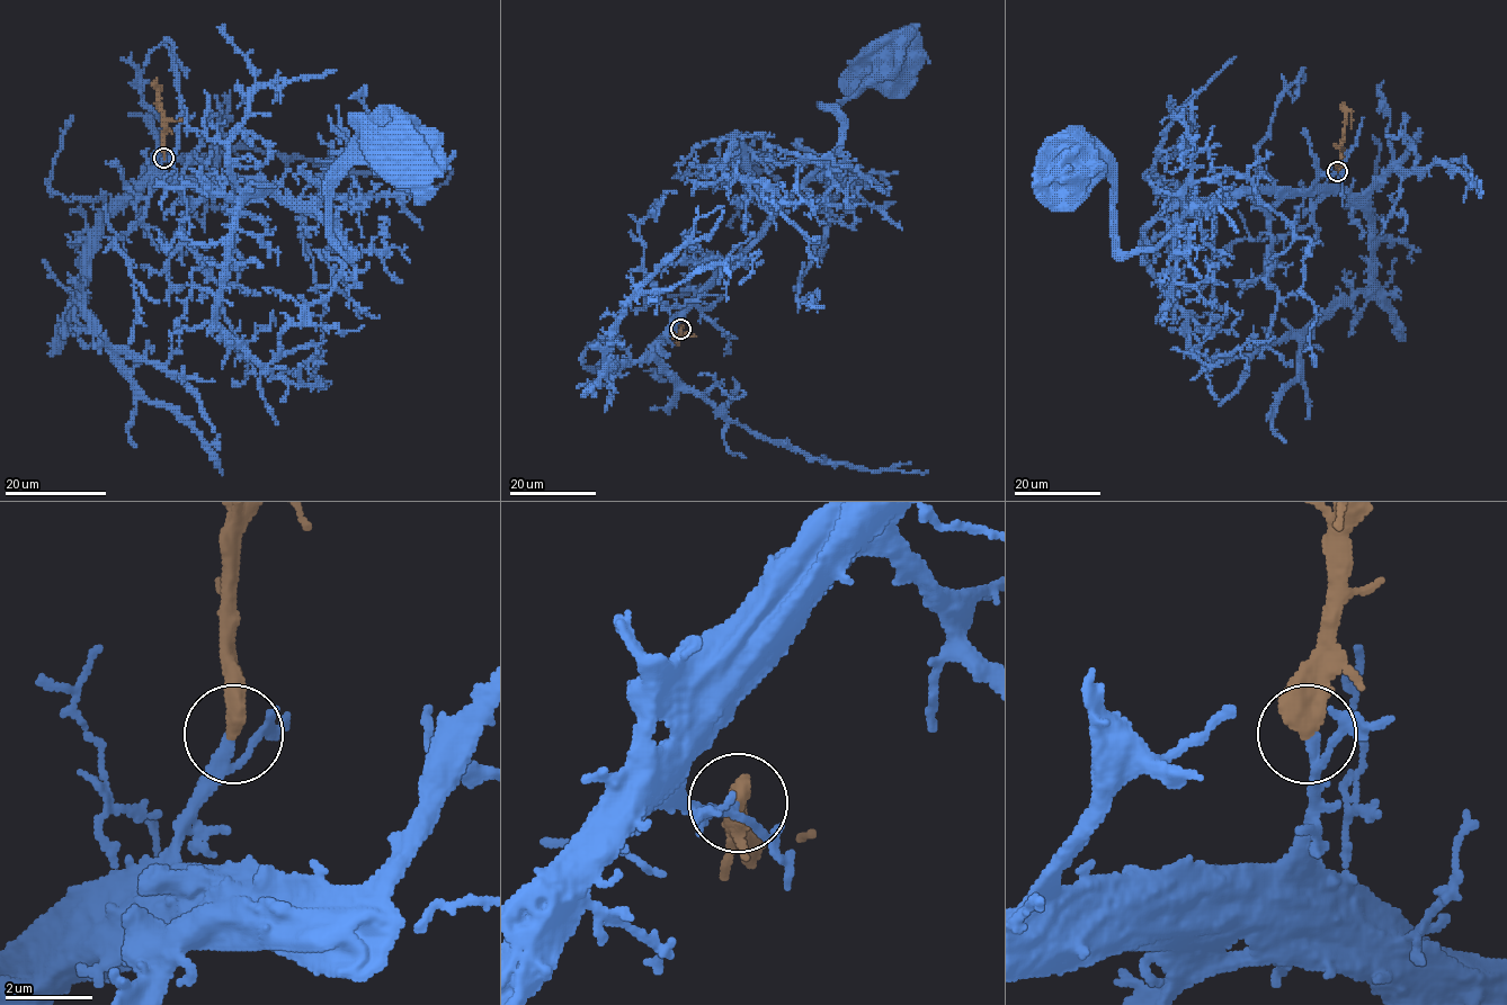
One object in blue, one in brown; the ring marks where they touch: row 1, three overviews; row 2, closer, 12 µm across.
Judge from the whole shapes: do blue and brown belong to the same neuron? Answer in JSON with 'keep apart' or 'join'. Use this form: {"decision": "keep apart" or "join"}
{"decision": "join"}

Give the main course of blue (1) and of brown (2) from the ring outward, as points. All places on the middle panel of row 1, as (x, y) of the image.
1: (680, 329), (676, 322), (689, 304), (838, 149), (839, 118), (823, 107), (889, 79), (898, 66), (891, 66)
2: (680, 329), (677, 343), (674, 343)

